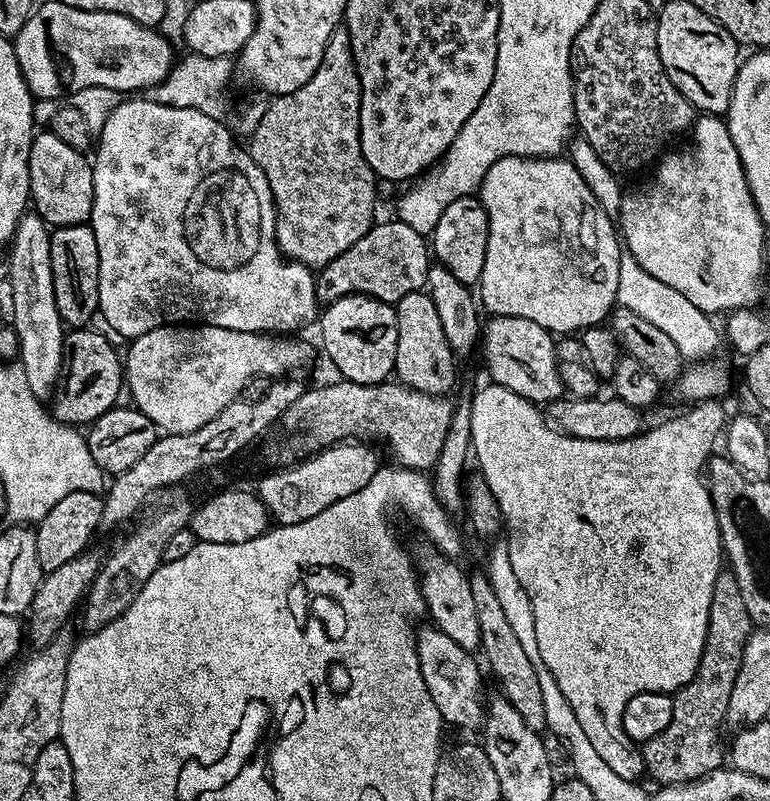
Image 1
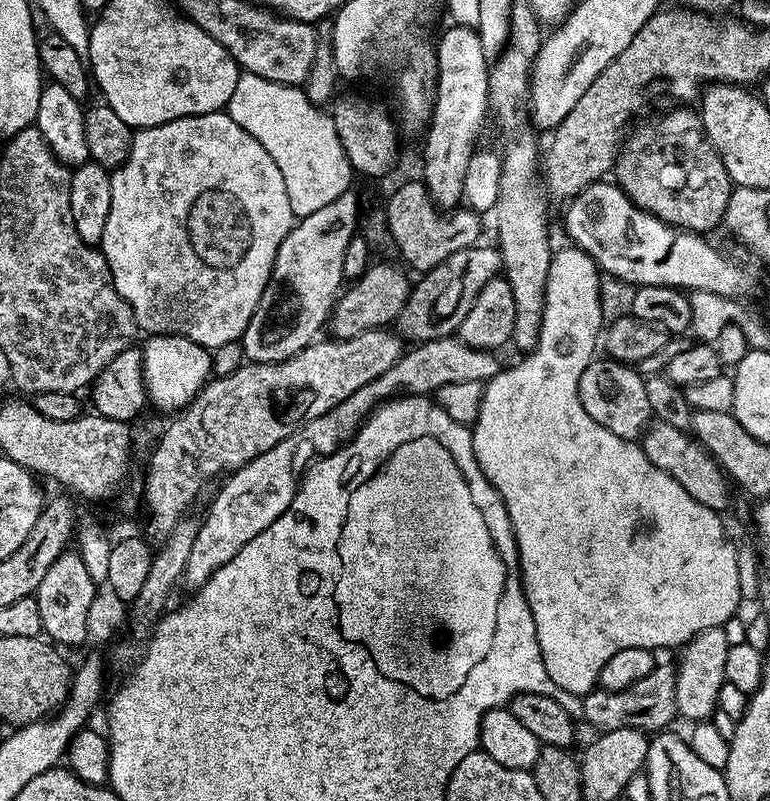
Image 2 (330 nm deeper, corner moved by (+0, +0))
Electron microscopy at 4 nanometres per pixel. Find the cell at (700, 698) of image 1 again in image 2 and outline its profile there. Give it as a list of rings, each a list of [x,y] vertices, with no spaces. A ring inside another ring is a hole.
[[[657,663],[646,678],[638,678],[634,686],[626,686],[626,690],[606,690],[595,687],[582,697],[584,702],[583,723],[596,728],[597,733],[623,728],[636,728],[645,734],[660,732],[672,719],[677,719],[676,711],[676,669],[670,663]]]

